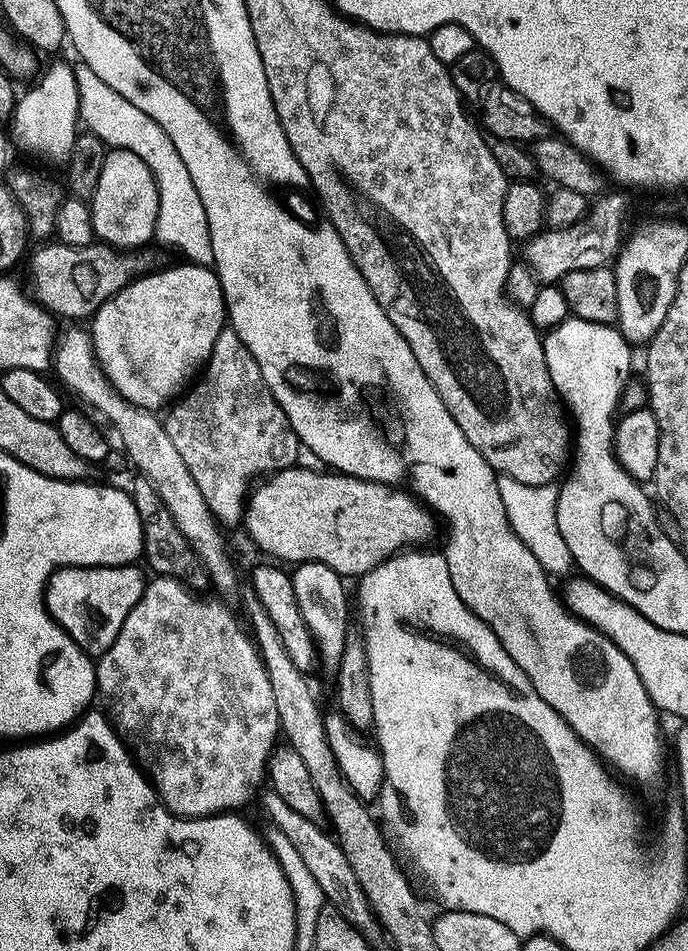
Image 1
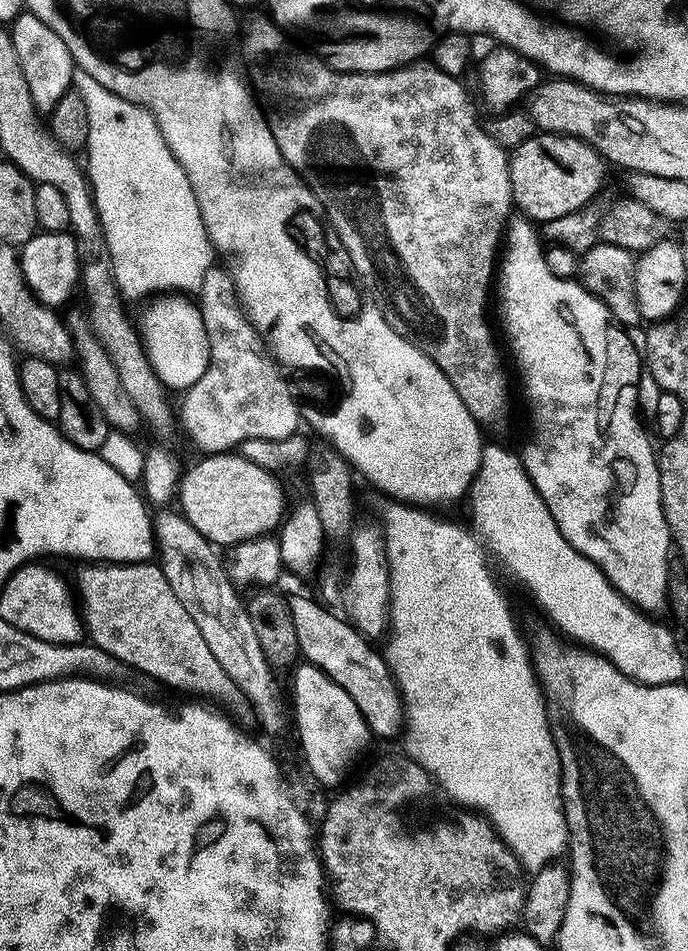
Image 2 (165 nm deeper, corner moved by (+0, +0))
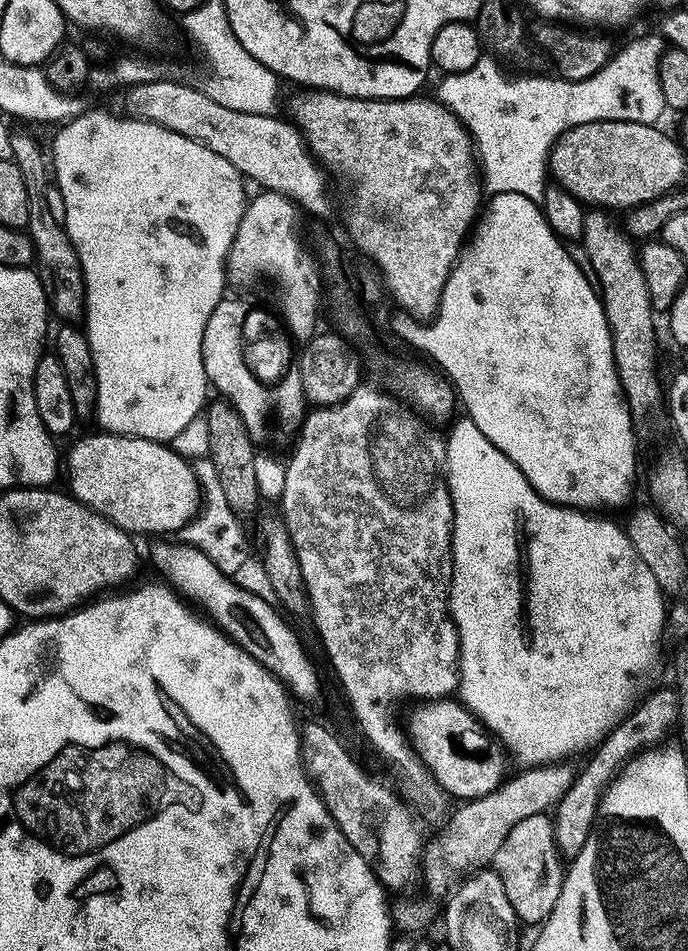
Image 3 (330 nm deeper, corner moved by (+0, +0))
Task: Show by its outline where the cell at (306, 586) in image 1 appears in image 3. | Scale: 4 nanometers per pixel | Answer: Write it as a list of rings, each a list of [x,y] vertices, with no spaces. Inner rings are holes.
[[[226,298],[218,305],[218,307],[215,308],[214,314],[211,315],[210,322],[207,323],[206,326],[206,335],[203,338],[203,365],[206,366],[206,374],[207,378],[209,380],[209,385],[216,391],[216,389],[221,393],[219,394],[226,402],[228,402],[233,409],[239,414],[242,418],[242,422],[245,423],[245,426],[249,429],[253,437],[260,438],[260,435],[263,434],[264,431],[268,428],[268,423],[272,420],[272,408],[275,405],[276,406],[276,416],[278,419],[280,419],[280,424],[282,427],[285,428],[286,431],[292,432],[292,434],[299,433],[308,412],[308,403],[306,400],[305,392],[304,392],[304,381],[302,377],[302,366],[298,360],[293,361],[292,365],[287,369],[285,372],[284,378],[278,382],[273,387],[273,390],[271,390],[265,383],[263,383],[261,380],[256,378],[255,374],[248,368],[248,364],[246,364],[245,360],[245,348],[246,348],[246,342],[244,340],[244,332],[247,330],[250,324],[250,318],[248,318],[250,314],[249,308],[240,300],[232,300],[232,298]]]

